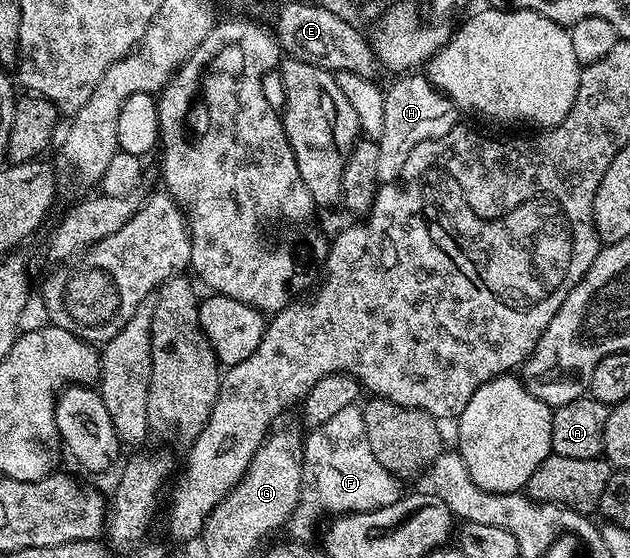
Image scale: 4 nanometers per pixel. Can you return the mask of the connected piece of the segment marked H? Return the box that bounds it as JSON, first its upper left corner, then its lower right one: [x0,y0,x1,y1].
[377,73,458,183]

